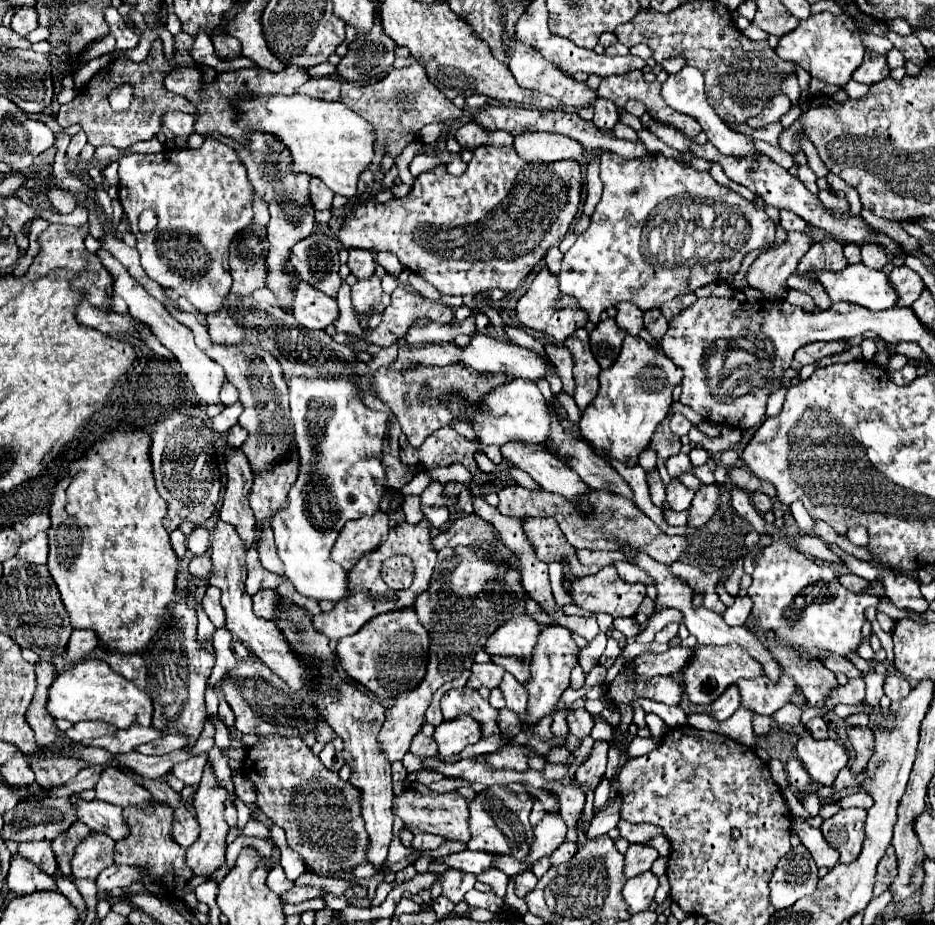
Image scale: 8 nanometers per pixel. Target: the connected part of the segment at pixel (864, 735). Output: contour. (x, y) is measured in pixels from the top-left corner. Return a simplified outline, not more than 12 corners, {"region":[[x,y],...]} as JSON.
{"region":[[849,726],[855,750],[851,768],[859,772],[875,752],[871,728]]}

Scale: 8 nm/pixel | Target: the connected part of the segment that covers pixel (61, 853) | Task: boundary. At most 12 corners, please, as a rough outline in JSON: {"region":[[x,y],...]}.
{"region":[[71,824],[51,846],[59,872],[71,876],[69,860],[91,834],[85,824]]}

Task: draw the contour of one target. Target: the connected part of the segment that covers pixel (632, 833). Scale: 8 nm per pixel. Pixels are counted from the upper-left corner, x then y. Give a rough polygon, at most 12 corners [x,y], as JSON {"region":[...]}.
{"region":[[619,820],[617,828],[629,842],[647,842],[663,828]]}

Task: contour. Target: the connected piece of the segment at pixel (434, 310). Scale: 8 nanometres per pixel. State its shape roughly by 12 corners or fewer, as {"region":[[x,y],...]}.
{"region":[[403,286],[363,338],[391,346],[415,318],[451,322],[453,308]]}

